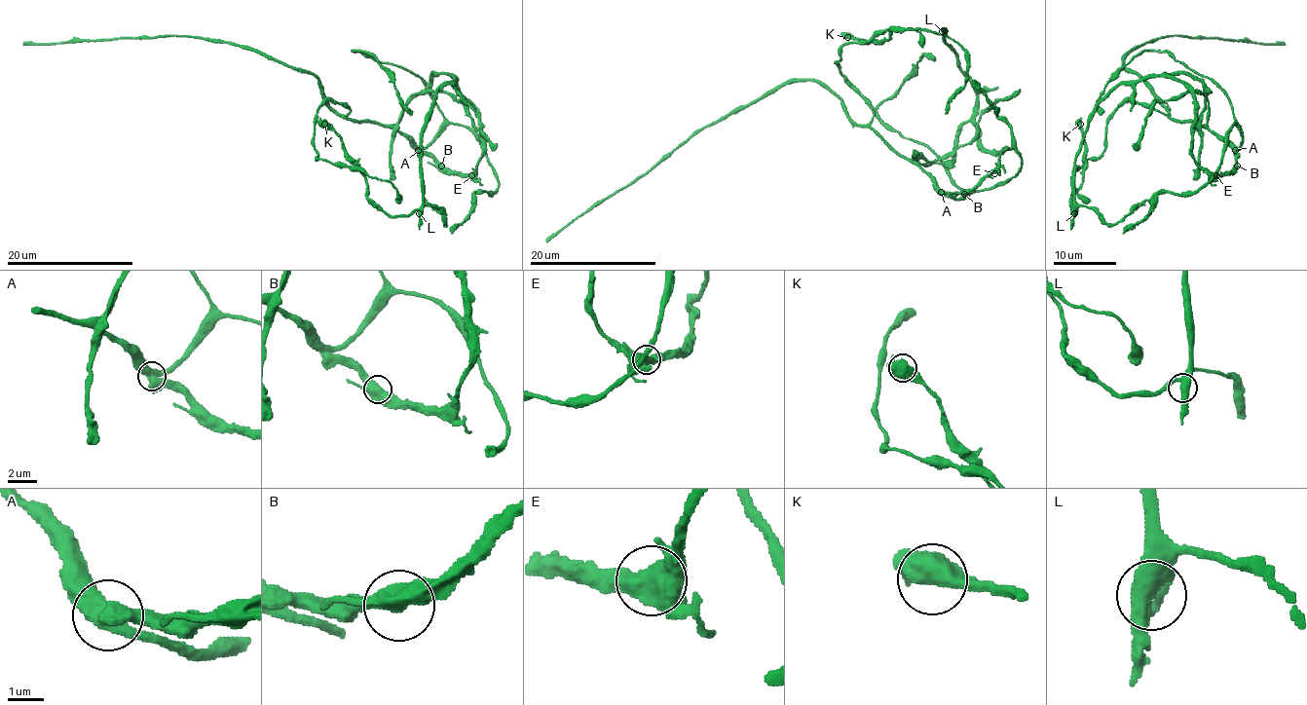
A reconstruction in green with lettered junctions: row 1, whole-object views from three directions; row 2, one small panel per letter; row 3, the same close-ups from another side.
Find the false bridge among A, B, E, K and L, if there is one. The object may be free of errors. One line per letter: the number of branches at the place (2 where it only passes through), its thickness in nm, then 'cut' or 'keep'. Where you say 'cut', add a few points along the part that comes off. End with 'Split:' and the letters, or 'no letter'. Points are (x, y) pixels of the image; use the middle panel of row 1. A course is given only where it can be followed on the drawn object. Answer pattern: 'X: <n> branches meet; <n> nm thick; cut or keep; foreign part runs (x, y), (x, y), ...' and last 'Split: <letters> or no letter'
A: 3 branches meet; 480 nm thick; cut; foreign part runs (941, 192), (972, 190), (1005, 149), (985, 149), (975, 126), (975, 85), (944, 42), (944, 31), (842, 39)
B: 3 branches meet; 480 nm thick; keep
E: 3 branches meet; 480 nm thick; keep
K: 3 branches meet; 550 nm thick; keep
L: 3 branches meet; 480 nm thick; keep
Split: A

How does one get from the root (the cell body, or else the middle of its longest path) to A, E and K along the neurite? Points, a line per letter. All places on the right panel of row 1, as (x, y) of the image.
A: (1200, 125), (1214, 131), (1235, 150)
E: (1200, 125), (1214, 131), (1237, 153), (1233, 169), (1216, 175)
K: (1200, 125), (1200, 81), (1163, 73), (1120, 82), (1098, 104), (1075, 158), (1072, 216), (1085, 152), (1080, 124)

